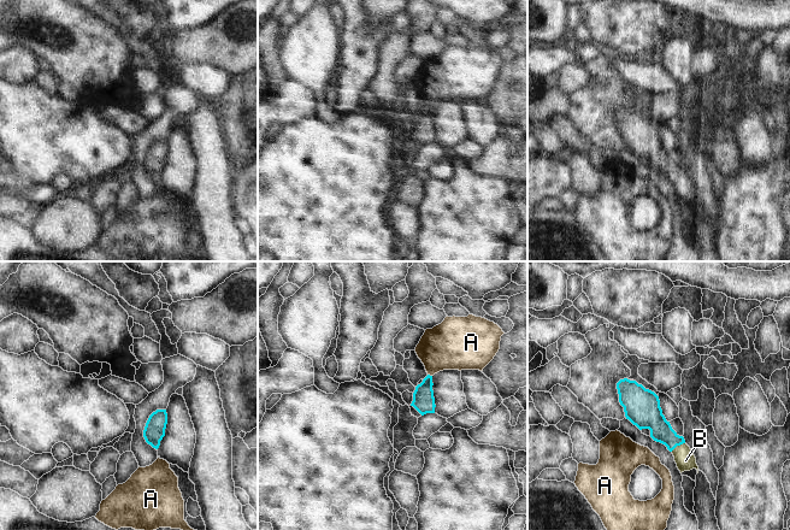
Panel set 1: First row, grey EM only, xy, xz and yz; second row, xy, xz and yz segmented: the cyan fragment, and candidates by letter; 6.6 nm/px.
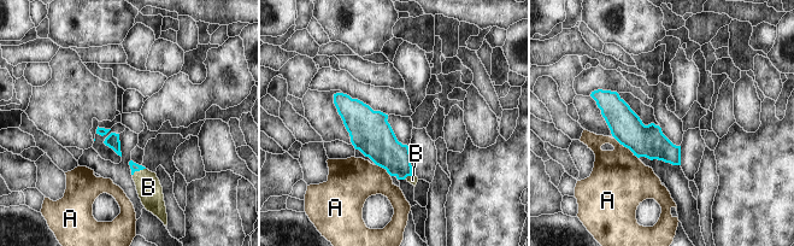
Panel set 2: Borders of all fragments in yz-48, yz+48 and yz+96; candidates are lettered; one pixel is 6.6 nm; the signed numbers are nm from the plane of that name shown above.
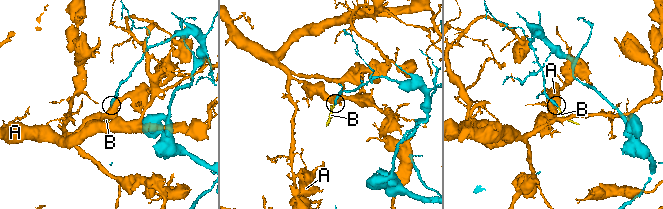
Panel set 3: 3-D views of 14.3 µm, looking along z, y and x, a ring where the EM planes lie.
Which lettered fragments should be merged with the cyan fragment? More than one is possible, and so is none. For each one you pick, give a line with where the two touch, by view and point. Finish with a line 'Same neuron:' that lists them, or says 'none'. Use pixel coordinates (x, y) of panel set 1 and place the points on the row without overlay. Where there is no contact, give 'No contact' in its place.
B: Touches cyan at yz (677, 175)
Same neuron: B

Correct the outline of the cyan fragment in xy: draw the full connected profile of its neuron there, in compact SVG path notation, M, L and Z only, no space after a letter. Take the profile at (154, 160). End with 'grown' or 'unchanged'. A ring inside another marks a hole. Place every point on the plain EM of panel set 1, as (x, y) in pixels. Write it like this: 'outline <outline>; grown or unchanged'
outline M157 140L153 142L145 157L143 167L148 175L158 179L160 171L165 166L165 159L167 154L166 140Z; unchanged

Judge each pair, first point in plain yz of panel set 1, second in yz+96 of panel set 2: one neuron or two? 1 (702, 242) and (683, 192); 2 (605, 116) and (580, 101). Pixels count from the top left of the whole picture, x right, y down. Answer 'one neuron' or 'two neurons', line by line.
1: two neurons
2: one neuron

